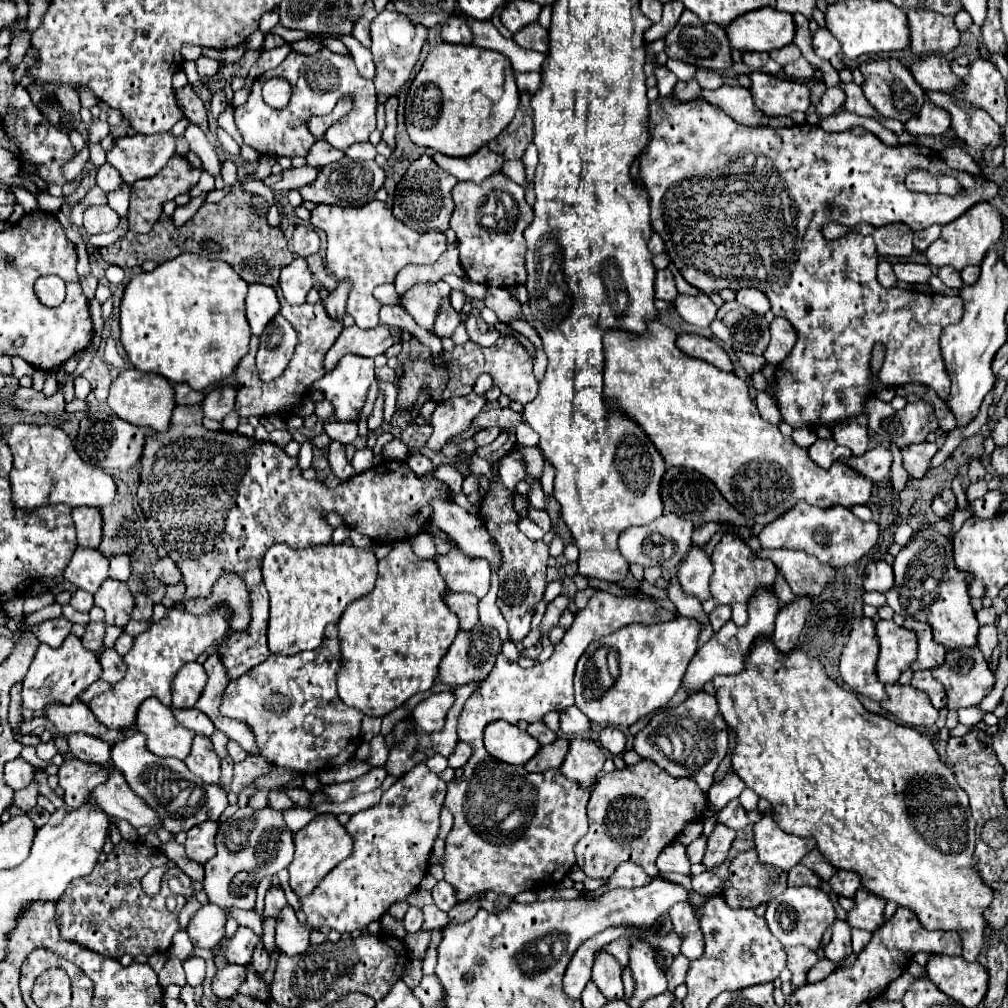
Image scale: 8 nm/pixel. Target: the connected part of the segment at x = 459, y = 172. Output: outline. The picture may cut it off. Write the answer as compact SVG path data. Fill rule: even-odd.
M482 147L480 151L468 157L448 157L442 153L434 153L432 159L438 167L454 175L458 181L472 181L472 183L484 181L492 173L500 171L504 163L504 159L500 159L500 155L492 153L488 147Z

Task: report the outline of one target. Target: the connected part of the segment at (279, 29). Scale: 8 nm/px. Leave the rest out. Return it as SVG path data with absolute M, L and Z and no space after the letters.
M280 24L276 25L276 27L272 29L271 33L279 35L286 42L293 42L300 39L307 39L309 37L309 34L304 33L303 31L286 29L282 27L282 25Z

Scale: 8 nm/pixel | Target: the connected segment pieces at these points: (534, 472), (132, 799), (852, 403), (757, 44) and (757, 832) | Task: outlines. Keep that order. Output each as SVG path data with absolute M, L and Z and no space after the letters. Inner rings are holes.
M514 445L512 451L518 451L524 459L524 465L526 465L526 475L528 479L534 479L534 481L540 481L542 477L542 469L544 469L544 455L540 451L540 447L522 447L522 445Z
M110 767L112 775L104 783L92 789L92 799L114 819L126 819L136 829L142 825L160 827L160 819L156 819L156 813L136 795L132 795L132 789L128 783L124 783L124 775Z
M666 97L666 99L656 99L656 101L652 101L652 117L648 117L648 121L650 121L650 123L648 123L648 131L650 131L650 133L652 133L652 139L650 139L650 145L648 145L648 147L646 147L646 151L644 151L644 153L642 153L642 155L640 155L640 179L642 179L642 181L644 181L644 185L646 185L646 189L648 189L648 195L650 195L650 209L652 209L652 215L650 215L650 219L652 219L652 229L654 229L654 231L656 231L656 233L658 233L658 235L660 235L660 237L662 237L662 241L664 241L664 245L666 245L666 253L668 253L668 255L670 255L670 257L672 257L672 263L674 263L674 265L676 265L676 267L678 267L678 271L680 271L680 275L682 275L682 277L684 277L684 279L686 279L686 281L688 281L688 283L690 283L690 285L692 285L692 287L696 287L696 289L700 289L700 291L704 291L704 293L708 293L708 295L712 295L712 293L716 293L716 291L720 291L720 289L734 289L734 291L738 291L738 289L744 289L744 287L754 287L754 289L760 289L760 291L764 291L764 293L766 293L766 297L768 297L768 301L770 301L770 305L772 305L772 313L774 313L774 315L778 315L778 317L786 317L786 319L788 319L788 321L792 321L792 325L794 325L794 327L796 327L796 333L798 333L798 341L796 341L796 345L794 345L794 349L792 349L792 351L790 351L790 355L788 355L788 359L784 359L784 363L780 363L780 367L778 367L778 371L776 371L776 383L778 383L778 385L776 385L776 395L774 395L774 399L776 399L776 403L778 403L778 407L780 407L780 413L782 413L782 419L786 419L786 421L788 421L788 423L790 423L790 425L792 425L792 427L794 427L794 429L800 429L800 427L810 427L810 425L824 425L824 427L832 427L832 425L834 425L834 423L838 423L838 421L840 421L840 419L846 419L846 417L852 417L852 415L858 415L858 413L862 413L862 405L864 405L864 399L866 399L866 397L868 397L868 395L870 395L870 383L868 383L868 379L870 379L870 373L872 373L872 371L870 371L870 357L872 357L872 349L874 349L874 345L876 345L876 343L882 343L882 345L884 345L884 349L886 349L886 355L884 355L884 363L882 363L882 369L880 369L880 373L878 373L878 377L880 377L880 381L882 381L882 383L886 383L886 385L892 385L892 387L900 387L900 385L906 385L906 383L910 383L910 381L912 381L912 383L916 383L916 381L918 381L918 383L922 383L922 385L926 385L926 387L930 387L930 389L934 389L934 391L936 391L936 393L938 393L938 397L940 397L940 399L942 399L942 401L946 401L946 399L948 399L948 395L950 395L950 377L948 377L948 371L946 371L946 367L944 367L944 361L942 361L942 355L940 355L940 341L938 341L938 339L940 339L940 333L942 333L942 329L944 329L944 327L948 327L948 325L952 325L952 323L958 323L958 321L960 321L960 319L962 319L962 299L960 299L960 297L946 297L946 295L938 295L938 293L934 293L934 295L932 295L932 293L928 293L928 295L924 295L924 293L916 293L916 291L906 291L906 289L900 289L900 287L890 287L890 289L884 289L884 287L882 287L882 285L880 285L880 283L878 283L878 279L876 279L876 265L878 265L878 257L879 257L879 256L878 256L878 254L877 254L877 252L876 252L876 247L875 247L875 244L874 244L874 241L873 241L873 238L872 238L872 236L862 236L862 235L856 235L856 233L854 233L854 231L848 231L848 233L846 233L846 235L844 235L844 237L840 237L840 239L836 239L836 241L828 241L828 239L826 239L826 237L824 237L824 235L822 235L822 225L826 225L826 223L832 223L832 221L834 221L834 223L840 223L840 225L846 225L846 227L848 227L848 229L852 229L852 227L854 227L854 225L856 225L856 223L858 223L858 221L866 221L866 223L872 223L872 225L874 225L874 227L884 227L884 225L888 225L888 223L894 223L894 221L900 221L900 223L906 223L906 225L908 225L908 227L910 227L910 229L912 229L912 231L920 231L920 229L926 229L926 227L930 227L930 225L932 225L932 223L940 223L940 225L946 225L946 223L950 223L950 221L954 221L954 219L958 219L958 217L960 217L960 215L962 215L962 213L966 213L966 211L968 211L968 209L970 209L970 207L972 207L972 205L976 205L976 203L980 203L980 201L990 201L990 199L994 199L994 197L996 197L996 193L998 193L998 185L996 185L996 181L992 181L992 179L980 179L980 177L976 177L976 175L970 175L970 173L962 173L962 171L956 171L956 169L950 169L950 167L948 167L948 165L946 165L946 163L944 163L944 159L942 159L942 157L940 157L940 155L938 155L938 153L936 153L936 151L932 151L932 149L928 149L928 147L924 147L924 145L902 145L902 147L884 147L884 143L882 143L882 141L880 141L880 139L878 139L878 137L876 137L876 135L874 135L874 133L870 133L870 131L866 131L866 129L864 129L864 127L854 127L854 129L850 129L850 131L844 131L844 133L828 133L828 131L824 131L824 129L822 129L822 127L818 127L818 125L808 125L808 123L804 123L804 125L794 125L794 127L788 127L788 129L770 129L770 127L744 127L744 125L738 125L738 123L736 123L736 121L732 121L732 119L730 119L730 117L728 117L728 115L726 115L726 113L724 113L724 111L720 111L720 109L718 109L718 107L714 107L714 105L710 105L710 103L708 103L708 101L704 101L704 99L692 99L692 101L684 101L684 103L682 103L682 101L676 101L676 99L672 99L672 97ZM748 155L764 155L764 159L766 159L766 161L768 161L768 163L772 163L772 167L756 167L756 165L752 165L752 167L746 167L746 165L744 165L744 163L742 163L742 161L746 161L746 157L748 157ZM912 169L924 169L924 171L930 171L930 173L932 173L932 175L950 175L950 177L956 177L956 179L958 179L958 181L960 181L960 183L962 183L962 185L964 185L964 193L962 193L962 195L956 195L956 197L950 197L950 195L918 195L918 193L910 193L910 191L908 191L908 189L906 189L906 185L904 185L904 179L906 179L906 175L908 175L908 173L910 173L910 171L912 171ZM976 185L980 185L980 201L976 201Z
M772 7L756 9L734 19L724 27L730 47L738 51L772 51L780 49L794 39L792 15L784 15Z
M770 813L754 825L754 843L760 863L770 863L782 871L790 871L816 847L816 839L802 839L784 833Z

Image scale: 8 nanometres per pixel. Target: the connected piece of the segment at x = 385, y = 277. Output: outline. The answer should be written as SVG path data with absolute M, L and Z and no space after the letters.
M370 201L362 207L336 207L336 205L318 205L312 211L310 217L310 225L322 229L328 235L328 249L326 249L326 263L328 269L338 277L344 279L348 277L352 281L352 291L348 297L348 305L346 311L352 315L355 324L361 329L371 329L380 323L379 311L382 304L375 299L372 291L374 287L382 285L382 283L394 283L398 271L408 265L408 263L418 263L418 265L426 265L426 263L434 263L444 251L446 251L446 235L444 233L426 233L420 235L418 231L406 227L404 223L400 223L398 219L394 219L392 211L386 207L386 203L382 201Z

